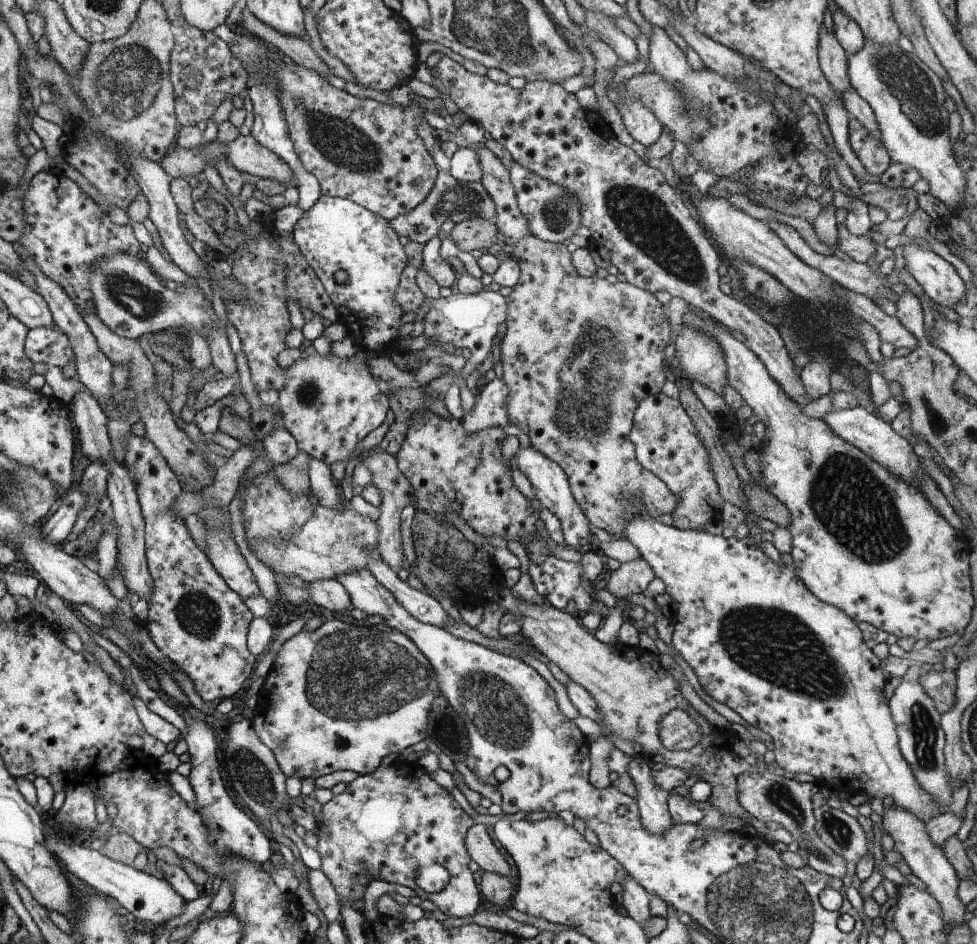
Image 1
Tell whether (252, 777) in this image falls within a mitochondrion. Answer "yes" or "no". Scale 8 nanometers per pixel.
yes

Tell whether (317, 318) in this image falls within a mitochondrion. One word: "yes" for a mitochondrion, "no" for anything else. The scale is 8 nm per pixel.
no

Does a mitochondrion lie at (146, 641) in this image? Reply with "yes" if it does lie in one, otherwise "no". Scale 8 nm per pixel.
no

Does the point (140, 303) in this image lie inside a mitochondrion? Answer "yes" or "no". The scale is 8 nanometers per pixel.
yes

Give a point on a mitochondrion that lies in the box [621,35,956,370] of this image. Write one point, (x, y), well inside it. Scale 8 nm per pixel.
(912, 88)

